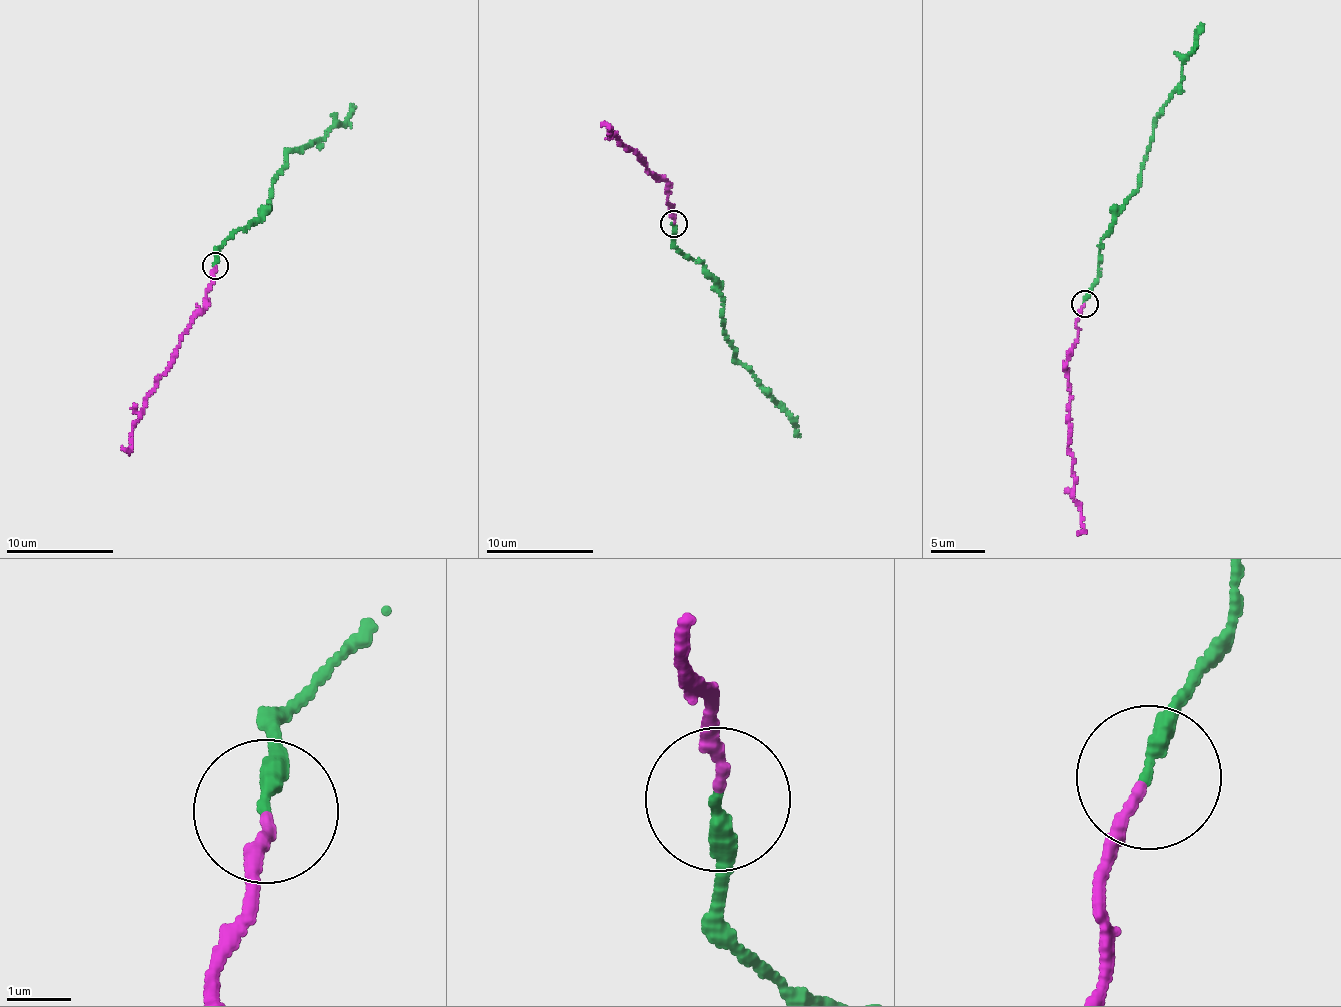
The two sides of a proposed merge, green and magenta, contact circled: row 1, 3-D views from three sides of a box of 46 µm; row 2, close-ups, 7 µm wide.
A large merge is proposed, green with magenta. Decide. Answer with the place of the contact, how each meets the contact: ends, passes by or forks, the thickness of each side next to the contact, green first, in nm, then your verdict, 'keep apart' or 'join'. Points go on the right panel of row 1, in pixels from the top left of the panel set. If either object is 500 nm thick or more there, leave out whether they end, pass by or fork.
(1084, 304) | green ends | magenta ends | 240/170 nm | join

